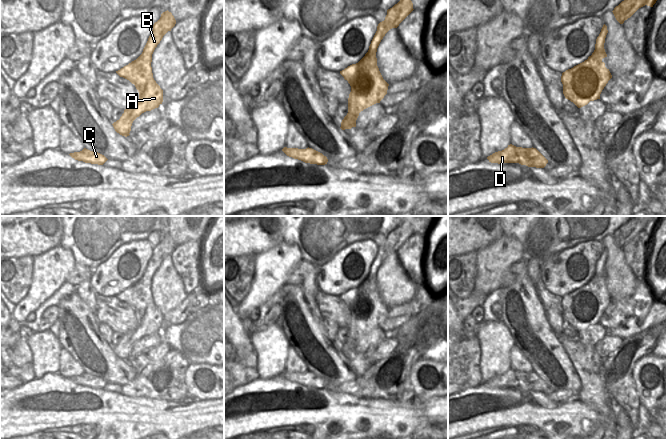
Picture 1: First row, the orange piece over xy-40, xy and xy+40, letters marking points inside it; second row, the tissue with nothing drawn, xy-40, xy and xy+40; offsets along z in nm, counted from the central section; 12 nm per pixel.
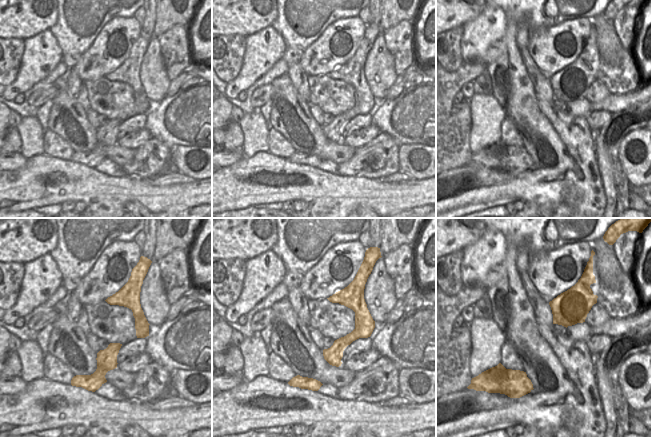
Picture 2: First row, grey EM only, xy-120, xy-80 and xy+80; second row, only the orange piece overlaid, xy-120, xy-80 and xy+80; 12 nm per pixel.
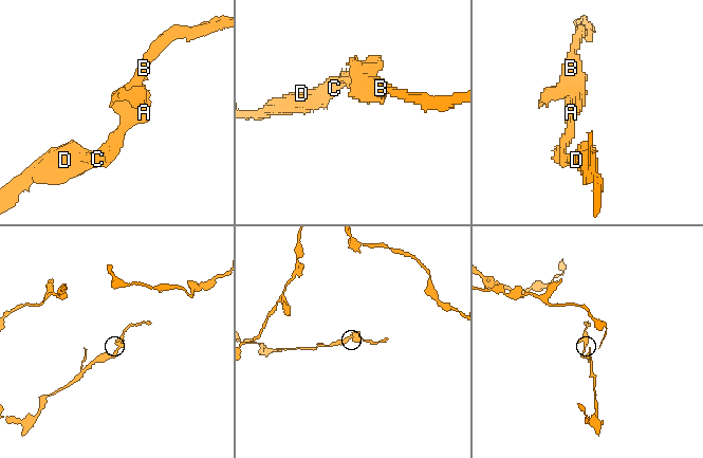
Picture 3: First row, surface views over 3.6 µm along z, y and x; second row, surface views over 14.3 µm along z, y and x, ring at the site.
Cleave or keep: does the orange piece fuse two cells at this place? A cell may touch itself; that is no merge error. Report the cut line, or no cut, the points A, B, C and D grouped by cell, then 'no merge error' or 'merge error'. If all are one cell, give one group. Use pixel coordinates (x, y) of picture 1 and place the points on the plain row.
no cut | A B C D | no merge error

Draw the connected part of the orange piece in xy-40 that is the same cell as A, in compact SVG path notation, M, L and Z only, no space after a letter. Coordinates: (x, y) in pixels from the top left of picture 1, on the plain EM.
M168 234L163 236L161 238L160 243L154 247L153 254L151 259L148 262L148 265L143 273L142 278L134 285L129 287L128 289L124 290L120 294L116 295L116 297L127 304L129 304L132 308L135 309L136 313L139 316L139 323L137 327L124 334L124 337L120 341L119 344L114 346L112 349L117 357L119 357L122 360L129 360L131 355L131 350L133 345L139 341L142 337L146 335L151 335L155 332L158 332L160 328L163 326L163 314L160 312L160 310L156 307L156 305L153 302L152 297L152 278L157 271L157 269L162 264L163 260L168 256L171 255L171 253L175 250L176 244L171 236Z

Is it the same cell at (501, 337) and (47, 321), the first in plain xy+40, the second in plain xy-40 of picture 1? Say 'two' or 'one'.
two

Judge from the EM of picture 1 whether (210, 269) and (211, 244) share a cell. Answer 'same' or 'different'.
same

